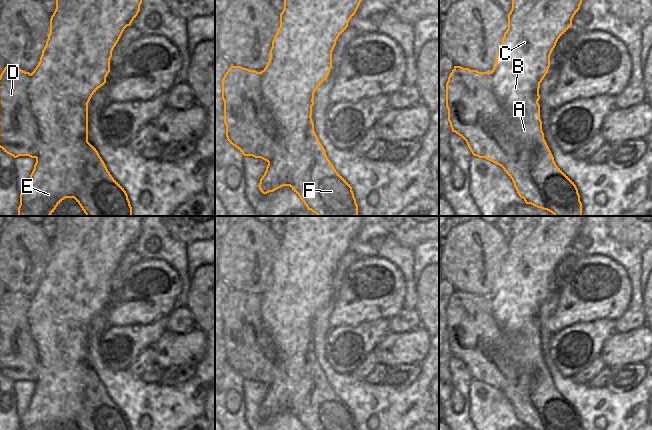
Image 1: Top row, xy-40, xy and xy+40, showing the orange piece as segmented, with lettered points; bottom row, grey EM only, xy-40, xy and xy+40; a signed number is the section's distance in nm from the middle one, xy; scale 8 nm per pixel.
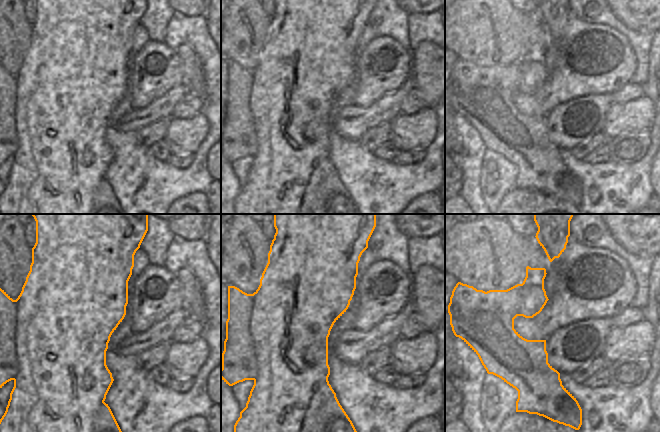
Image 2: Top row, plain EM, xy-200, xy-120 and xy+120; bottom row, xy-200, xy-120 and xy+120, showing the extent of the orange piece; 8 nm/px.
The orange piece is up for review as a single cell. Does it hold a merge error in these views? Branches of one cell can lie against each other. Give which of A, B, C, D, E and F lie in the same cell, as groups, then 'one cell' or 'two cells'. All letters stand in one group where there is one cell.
A D F / B C E; two cells

